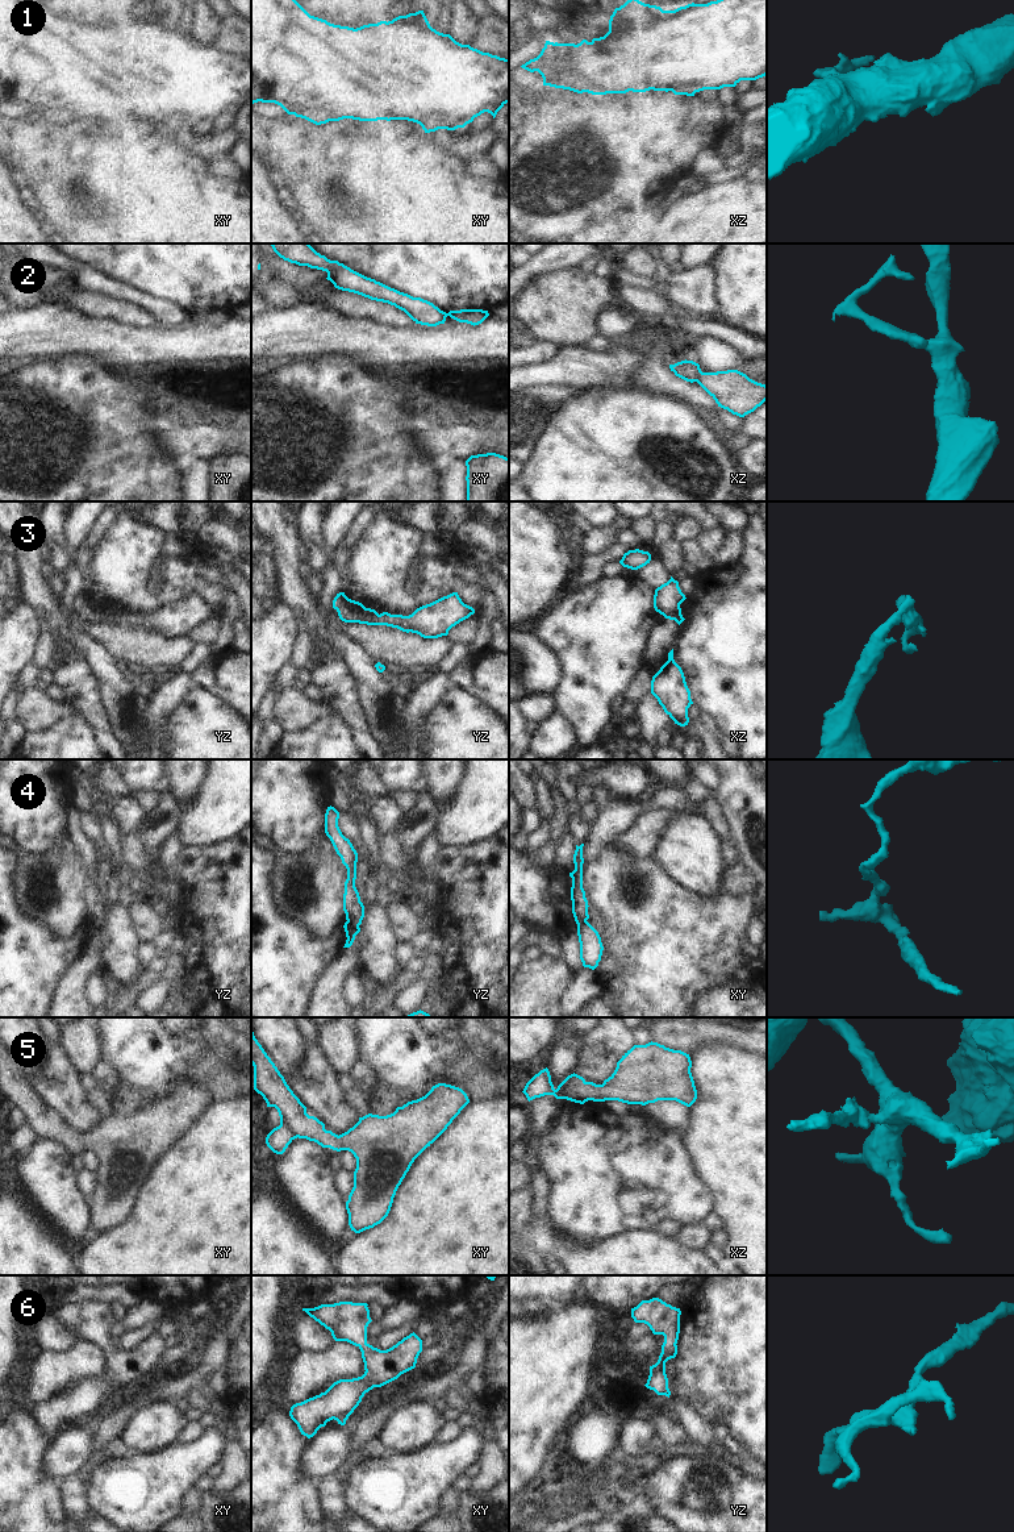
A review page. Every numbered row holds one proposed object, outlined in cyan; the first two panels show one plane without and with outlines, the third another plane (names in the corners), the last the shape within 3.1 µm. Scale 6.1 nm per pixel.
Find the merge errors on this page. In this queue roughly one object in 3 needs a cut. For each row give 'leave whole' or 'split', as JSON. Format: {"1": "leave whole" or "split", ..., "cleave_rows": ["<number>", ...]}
{"1": "split", "2": "split", "3": "split", "4": "split", "5": "leave whole", "6": "leave whole", "cleave_rows": ["1", "2", "3", "4"]}

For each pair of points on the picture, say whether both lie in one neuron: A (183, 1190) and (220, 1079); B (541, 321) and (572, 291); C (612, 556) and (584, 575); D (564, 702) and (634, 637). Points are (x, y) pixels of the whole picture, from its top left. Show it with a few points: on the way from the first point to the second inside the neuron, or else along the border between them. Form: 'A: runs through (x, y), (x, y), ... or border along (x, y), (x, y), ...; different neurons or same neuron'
A: border along (237, 1095), (212, 1102); different neurons
B: runs through (549, 313), (564, 299); same neuron
C: runs through (605, 557), (591, 569); same neuron
D: runs through (581, 687), (617, 652); same neuron

